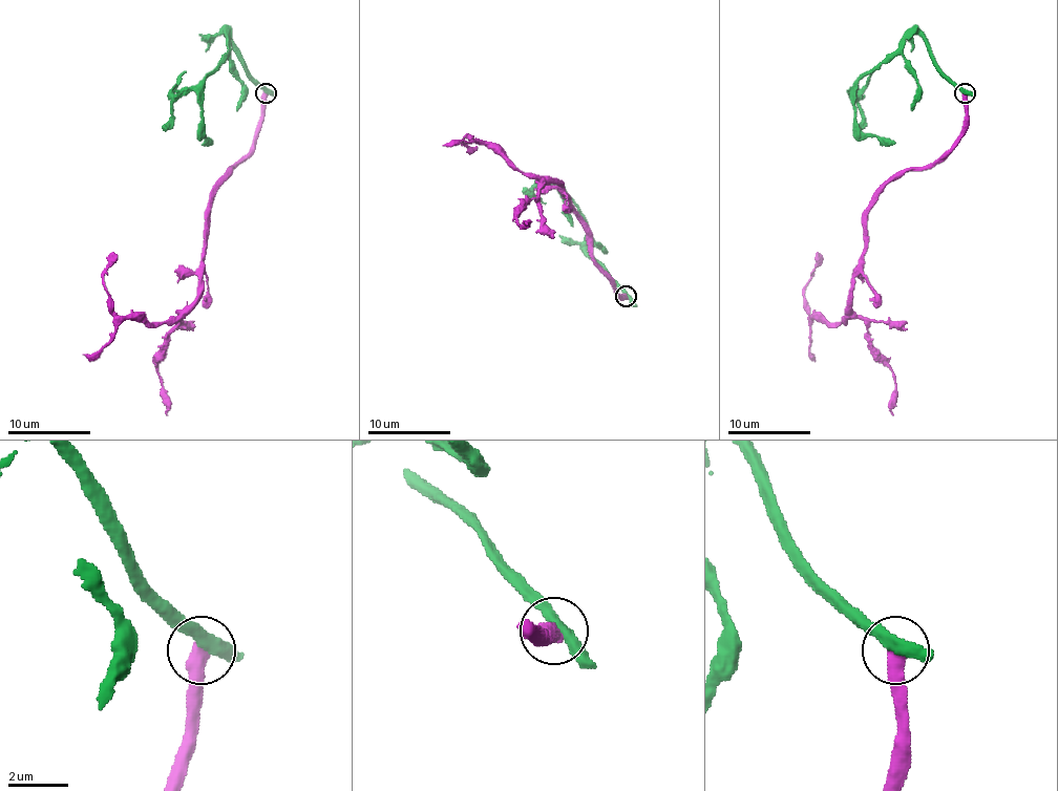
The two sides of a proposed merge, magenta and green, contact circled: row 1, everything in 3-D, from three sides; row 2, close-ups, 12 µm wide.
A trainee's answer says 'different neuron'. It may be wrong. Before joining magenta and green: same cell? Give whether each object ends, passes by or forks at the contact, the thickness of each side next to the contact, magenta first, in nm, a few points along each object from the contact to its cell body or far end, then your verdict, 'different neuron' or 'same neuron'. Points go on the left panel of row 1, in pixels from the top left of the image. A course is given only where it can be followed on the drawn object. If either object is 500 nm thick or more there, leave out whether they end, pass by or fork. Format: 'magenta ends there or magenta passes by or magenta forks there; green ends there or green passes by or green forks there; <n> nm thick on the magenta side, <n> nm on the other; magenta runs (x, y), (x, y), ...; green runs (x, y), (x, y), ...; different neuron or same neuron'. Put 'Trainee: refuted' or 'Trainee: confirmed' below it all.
550 nm thick on the magenta side, 380 nm on the other; magenta runs (266, 92), (253, 148), (218, 186), (206, 212), (197, 297), (163, 321), (114, 314), (103, 272), (113, 252); green runs (266, 92), (245, 67), (237, 47), (225, 35), (227, 51), (204, 80), (202, 94), (204, 135), (212, 142); different neuron
Trainee: confirmed

